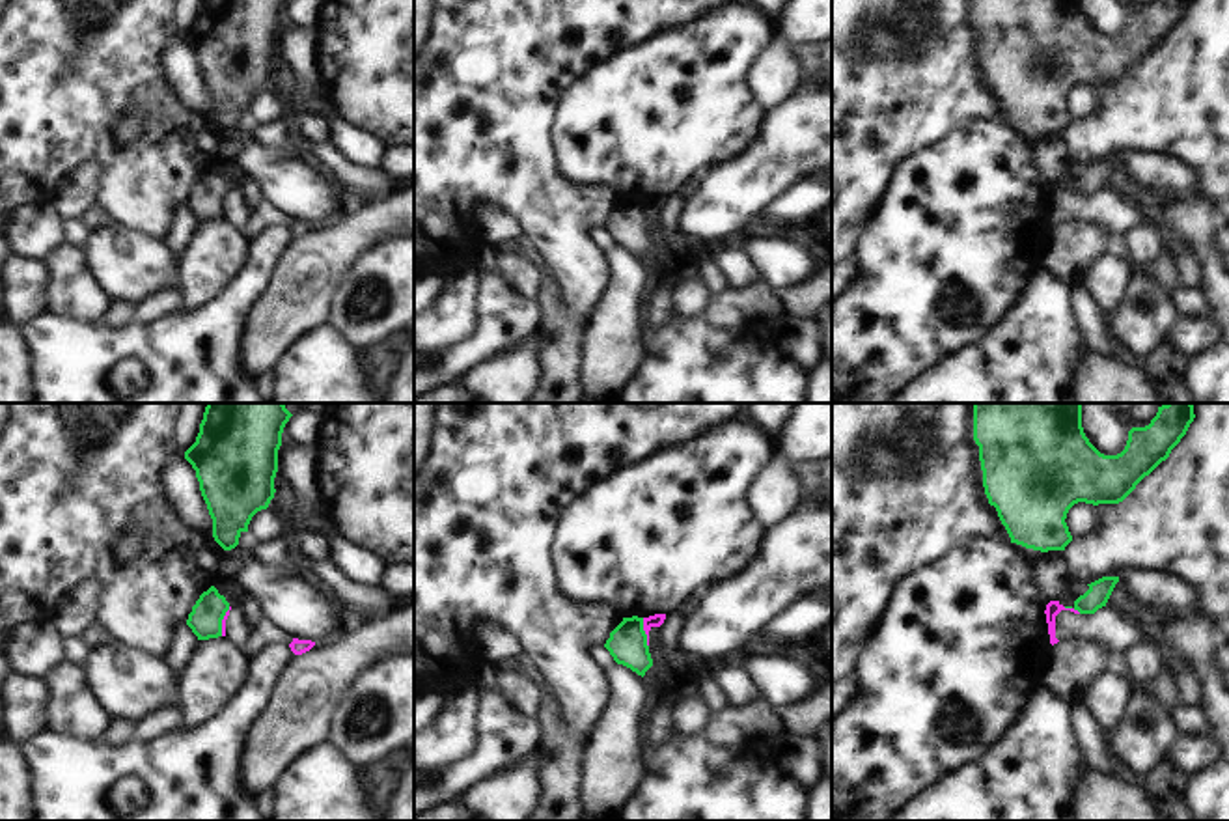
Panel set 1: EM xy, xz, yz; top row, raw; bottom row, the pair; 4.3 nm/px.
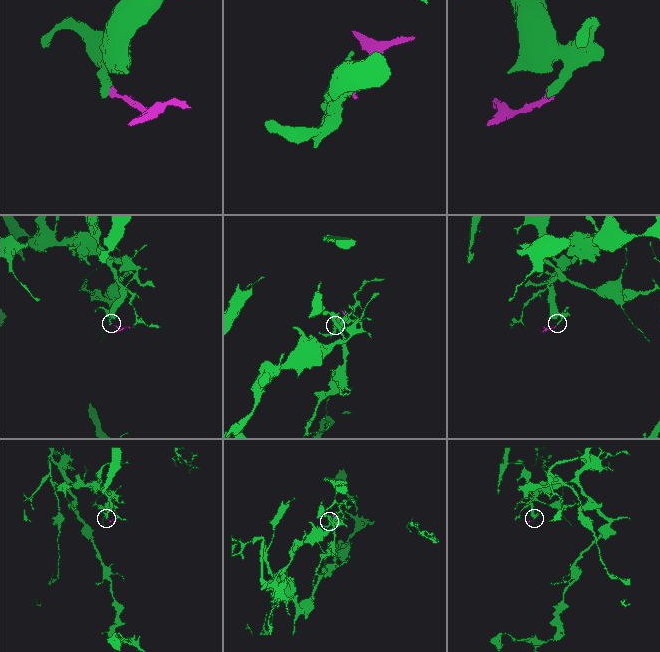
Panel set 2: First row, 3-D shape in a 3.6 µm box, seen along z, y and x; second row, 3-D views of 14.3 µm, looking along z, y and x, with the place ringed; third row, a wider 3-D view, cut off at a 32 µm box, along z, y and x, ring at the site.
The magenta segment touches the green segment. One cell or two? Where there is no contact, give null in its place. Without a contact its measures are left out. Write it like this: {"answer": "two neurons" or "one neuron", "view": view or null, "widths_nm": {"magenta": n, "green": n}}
{"answer": "two neurons", "view": "xz", "widths_nm": {"magenta": 60, "green": 170}}

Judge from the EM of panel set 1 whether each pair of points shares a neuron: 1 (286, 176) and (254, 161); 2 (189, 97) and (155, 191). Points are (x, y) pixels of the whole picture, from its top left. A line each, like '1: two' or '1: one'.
1: one
2: two

